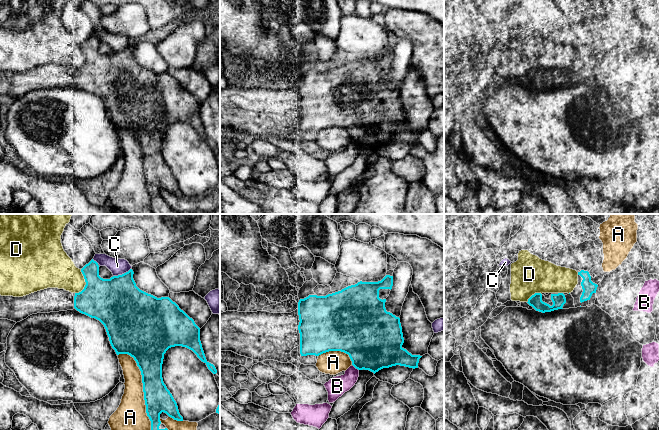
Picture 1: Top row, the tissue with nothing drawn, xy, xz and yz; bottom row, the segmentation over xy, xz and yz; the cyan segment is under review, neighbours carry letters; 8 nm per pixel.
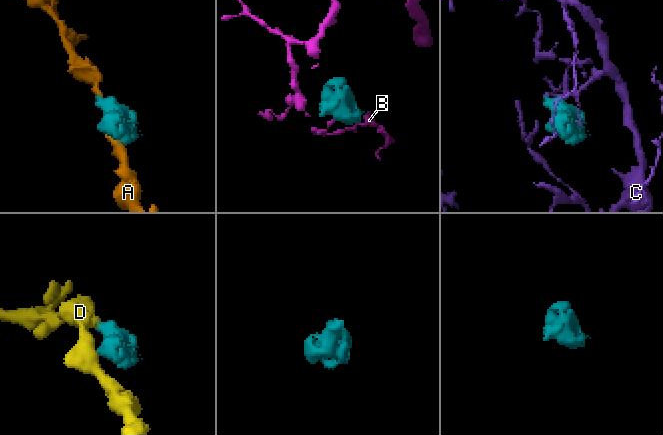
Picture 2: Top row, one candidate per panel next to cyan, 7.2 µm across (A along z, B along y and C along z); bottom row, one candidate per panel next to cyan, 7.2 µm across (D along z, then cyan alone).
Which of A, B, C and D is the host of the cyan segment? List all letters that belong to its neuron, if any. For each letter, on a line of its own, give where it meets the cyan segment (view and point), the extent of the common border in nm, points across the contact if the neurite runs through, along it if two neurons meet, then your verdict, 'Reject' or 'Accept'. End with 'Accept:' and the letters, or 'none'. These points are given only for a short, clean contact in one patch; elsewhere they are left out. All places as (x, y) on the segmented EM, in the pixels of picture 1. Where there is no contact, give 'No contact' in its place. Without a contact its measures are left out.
A: Touches cyan at xy (143, 387). Shared border 650 nm. Reject
B: Touches cyan at xz (356, 368). Shared border 60 nm. Boundary: xz (353, 365), (358, 370). Reject
C: Touches cyan at xy (122, 274). Shared border 160 nm. Reject
D: Touches cyan at xy (86, 283). Shared border 200 nm. Reject
Accept: none

